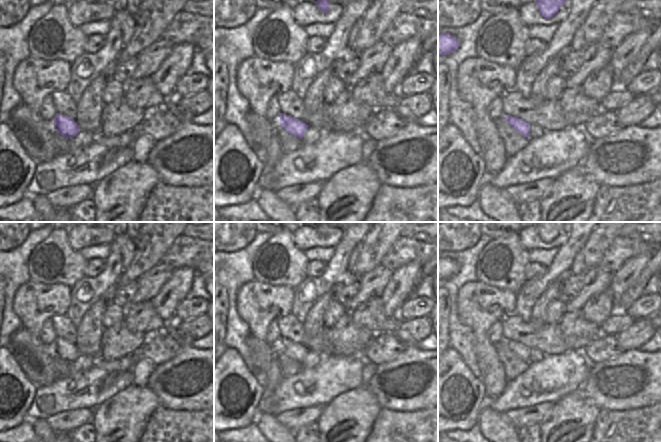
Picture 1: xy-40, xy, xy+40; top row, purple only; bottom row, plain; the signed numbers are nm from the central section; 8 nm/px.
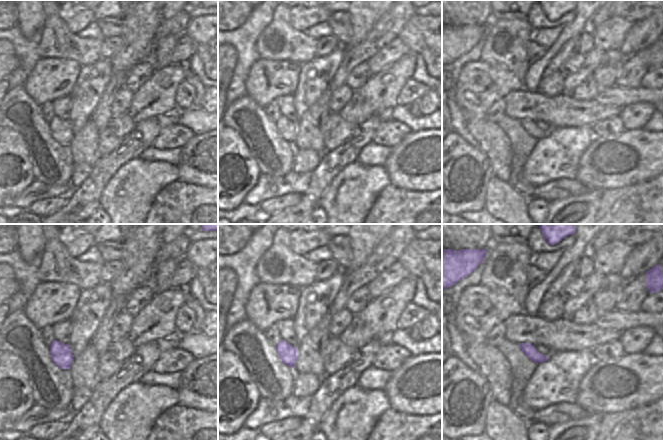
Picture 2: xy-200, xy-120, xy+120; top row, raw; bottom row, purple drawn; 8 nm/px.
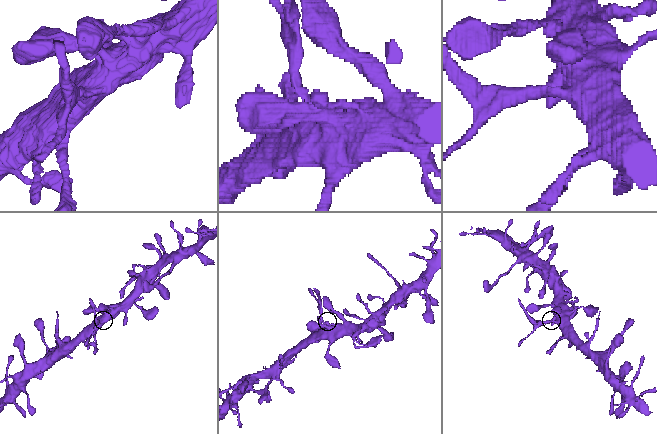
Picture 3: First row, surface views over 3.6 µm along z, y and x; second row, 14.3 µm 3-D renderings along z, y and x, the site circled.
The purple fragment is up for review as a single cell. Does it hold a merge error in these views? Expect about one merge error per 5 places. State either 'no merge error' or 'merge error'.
merge error

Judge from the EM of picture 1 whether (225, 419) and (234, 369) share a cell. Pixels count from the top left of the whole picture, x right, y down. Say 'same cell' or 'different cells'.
same cell

